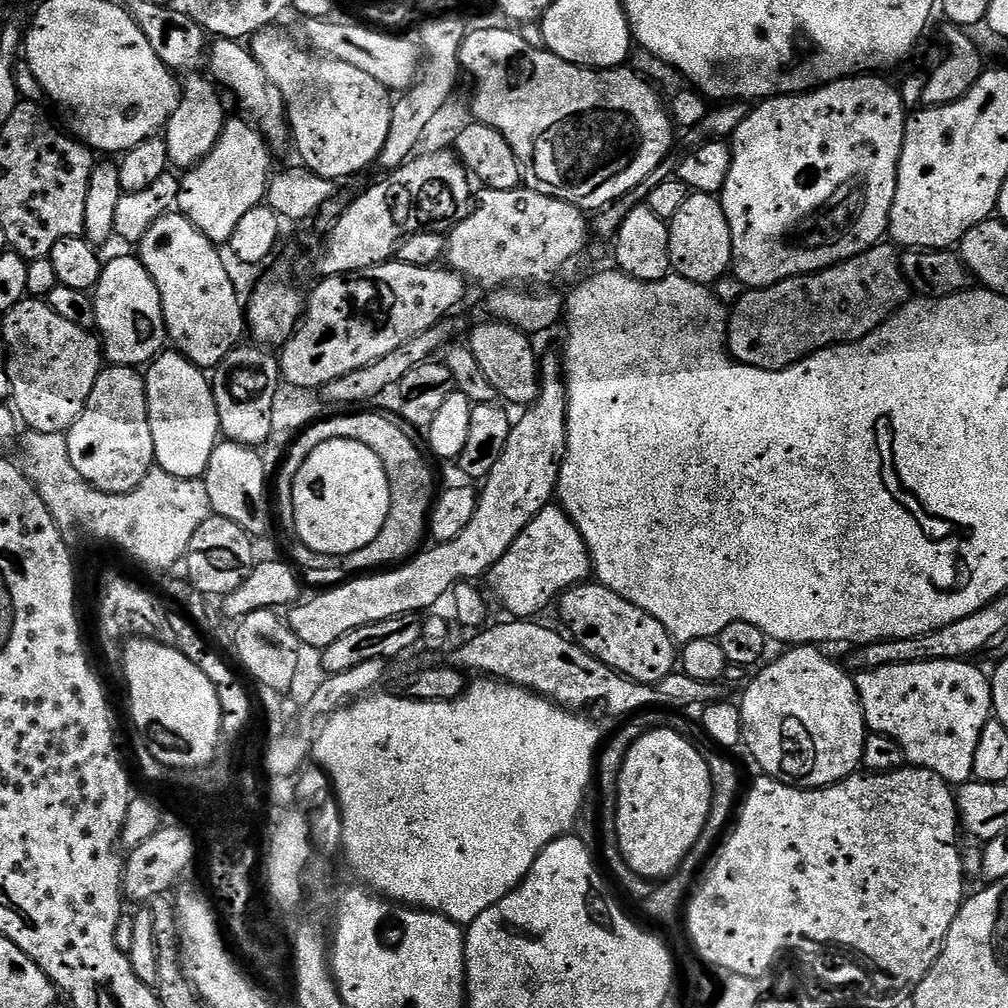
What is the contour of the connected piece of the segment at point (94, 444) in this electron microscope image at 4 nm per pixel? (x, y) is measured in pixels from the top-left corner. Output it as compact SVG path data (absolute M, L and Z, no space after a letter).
M108 366L94 382L82 414L68 429L69 460L98 491L125 495L135 490L156 464L148 421L148 386L136 368Z

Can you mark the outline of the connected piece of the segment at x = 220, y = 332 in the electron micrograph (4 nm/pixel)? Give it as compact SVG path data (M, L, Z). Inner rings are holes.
M179 211L167 212L146 234L140 239L138 245L138 259L142 266L154 278L154 286L158 286L158 294L164 311L164 327L169 341L174 343L175 351L183 354L191 364L201 370L217 368L230 354L233 348L241 343L246 336L246 312L242 307L242 296L236 293L236 284L220 257L221 249L207 240L207 238L194 227L187 218L181 216Z

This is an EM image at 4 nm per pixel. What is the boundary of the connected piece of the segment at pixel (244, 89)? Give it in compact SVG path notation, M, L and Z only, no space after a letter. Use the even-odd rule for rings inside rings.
M216 38L211 41L206 52L207 71L211 79L217 85L232 88L236 100L240 103L243 119L247 120L257 132L263 136L273 153L279 154L284 147L290 144L290 129L288 126L288 111L282 98L282 90L270 82L270 74L262 70L262 66L256 60L251 47L245 46L239 40L225 40ZM244 47L244 48L243 48ZM212 71L212 72L211 72Z

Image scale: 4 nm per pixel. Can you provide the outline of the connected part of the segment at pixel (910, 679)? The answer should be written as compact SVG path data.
M939 660L857 671L854 679L867 731L894 738L894 742L902 746L902 754L911 767L930 770L950 786L969 783L973 779L974 750L978 746L978 738L982 738L986 722L994 716L989 677L972 664L975 663L968 660Z

